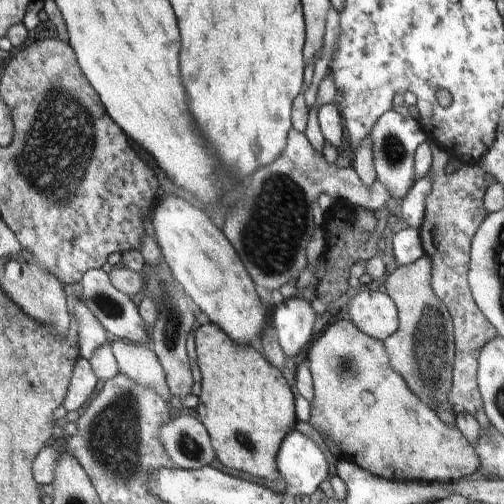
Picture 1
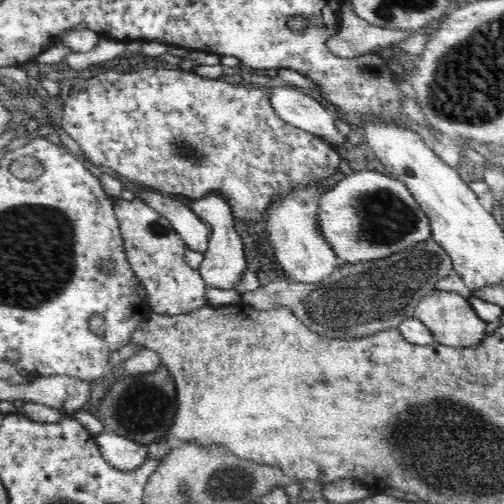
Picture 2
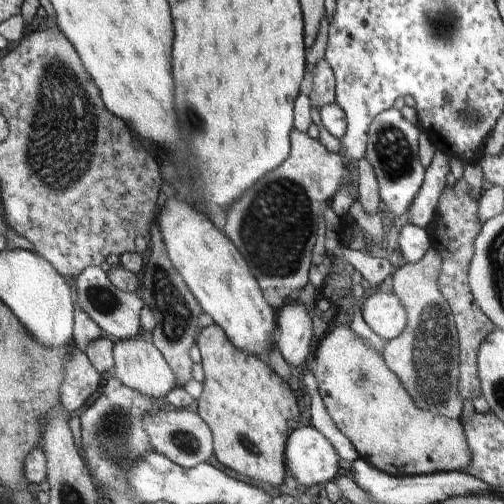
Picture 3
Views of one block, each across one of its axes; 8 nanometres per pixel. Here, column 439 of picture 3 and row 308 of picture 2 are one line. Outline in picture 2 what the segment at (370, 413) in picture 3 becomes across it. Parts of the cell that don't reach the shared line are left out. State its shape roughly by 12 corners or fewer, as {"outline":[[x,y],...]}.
{"outline":[[434,290],[416,306],[436,342],[474,348],[486,324],[462,294]]}

